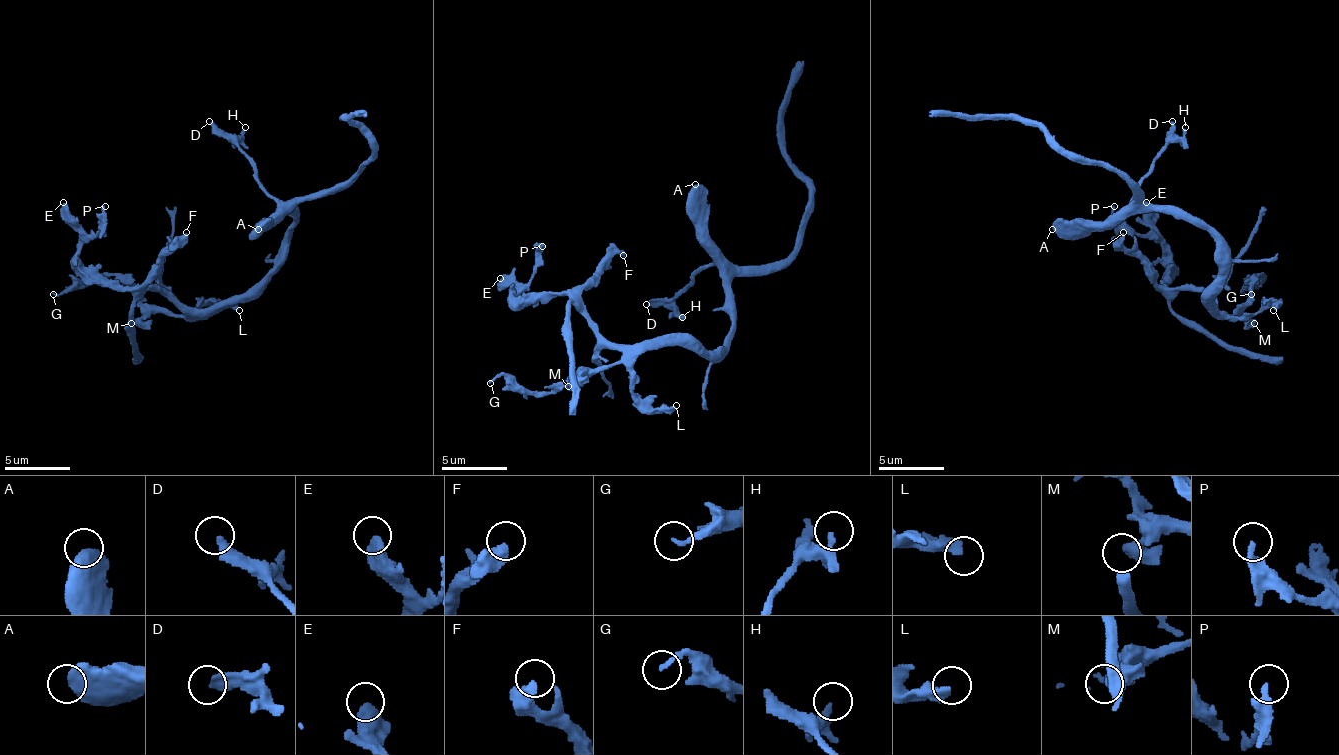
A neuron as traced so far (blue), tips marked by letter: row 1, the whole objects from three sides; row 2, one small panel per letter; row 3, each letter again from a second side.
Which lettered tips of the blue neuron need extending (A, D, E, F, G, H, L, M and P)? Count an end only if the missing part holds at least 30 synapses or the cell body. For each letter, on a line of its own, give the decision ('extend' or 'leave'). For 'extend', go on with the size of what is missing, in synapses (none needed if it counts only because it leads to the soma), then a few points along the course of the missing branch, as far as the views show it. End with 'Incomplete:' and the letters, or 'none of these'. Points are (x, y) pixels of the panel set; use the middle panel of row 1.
A: leave
D: extend; about 45 synapses; missing branch runs (646, 304), (623, 301), (597, 278), (594, 233)
E: leave
F: leave
G: leave
H: leave
L: leave
M: leave
P: leave
Incomplete: D

